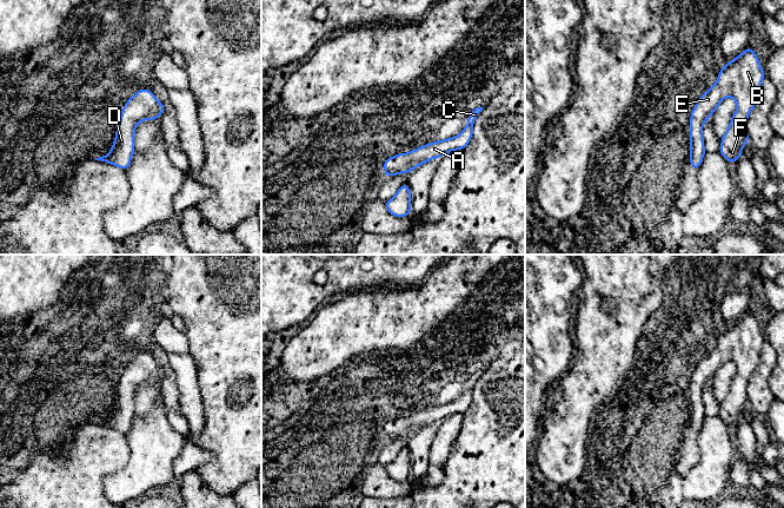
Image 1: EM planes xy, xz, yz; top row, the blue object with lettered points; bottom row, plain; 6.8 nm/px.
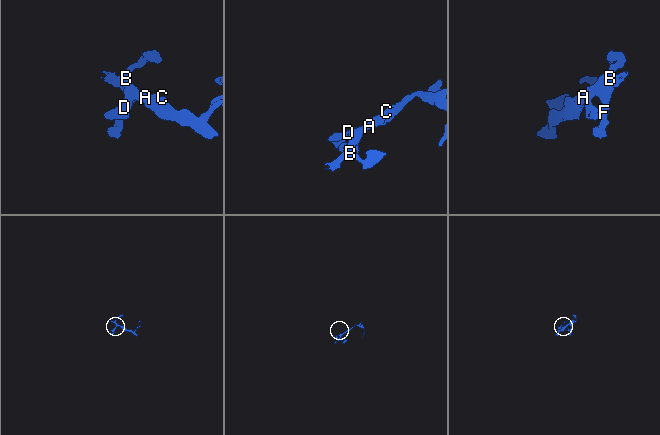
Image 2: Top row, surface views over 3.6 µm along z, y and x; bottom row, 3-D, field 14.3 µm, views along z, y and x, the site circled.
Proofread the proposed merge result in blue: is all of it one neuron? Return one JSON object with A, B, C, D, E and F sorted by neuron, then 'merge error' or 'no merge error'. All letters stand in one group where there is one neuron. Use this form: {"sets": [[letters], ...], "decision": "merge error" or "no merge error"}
{"sets": [["A", "B", "C", "D", "E", "F"]], "decision": "no merge error"}

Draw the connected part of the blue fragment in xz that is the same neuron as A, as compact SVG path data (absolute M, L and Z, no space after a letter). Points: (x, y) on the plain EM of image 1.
M477 371L470 377L466 391L459 400L445 404L433 405L408 417L400 417L387 422L384 427L385 441L408 437L417 430L431 423L443 421L453 414L464 414L472 402L472 389L483 372L484 371Z

